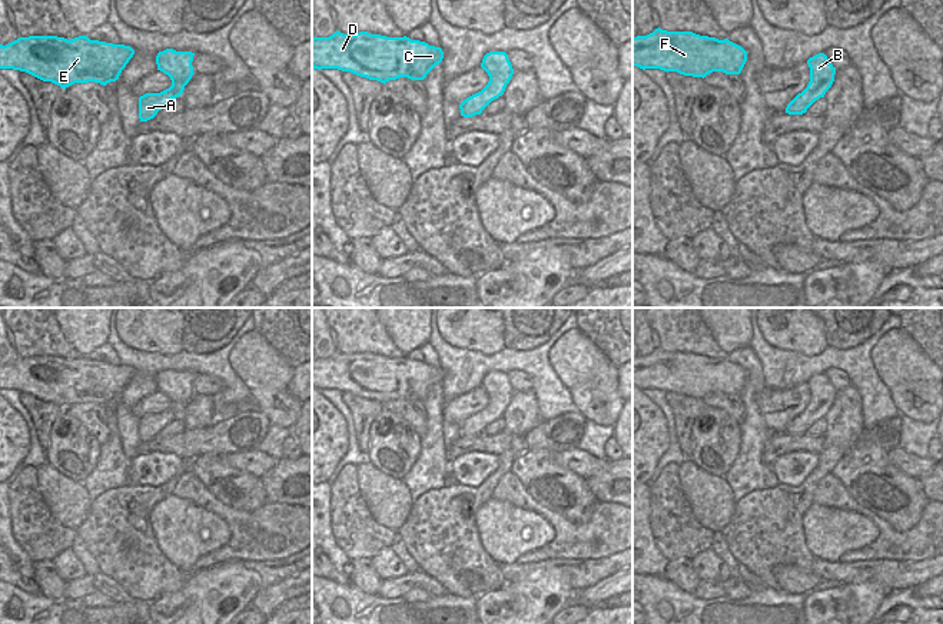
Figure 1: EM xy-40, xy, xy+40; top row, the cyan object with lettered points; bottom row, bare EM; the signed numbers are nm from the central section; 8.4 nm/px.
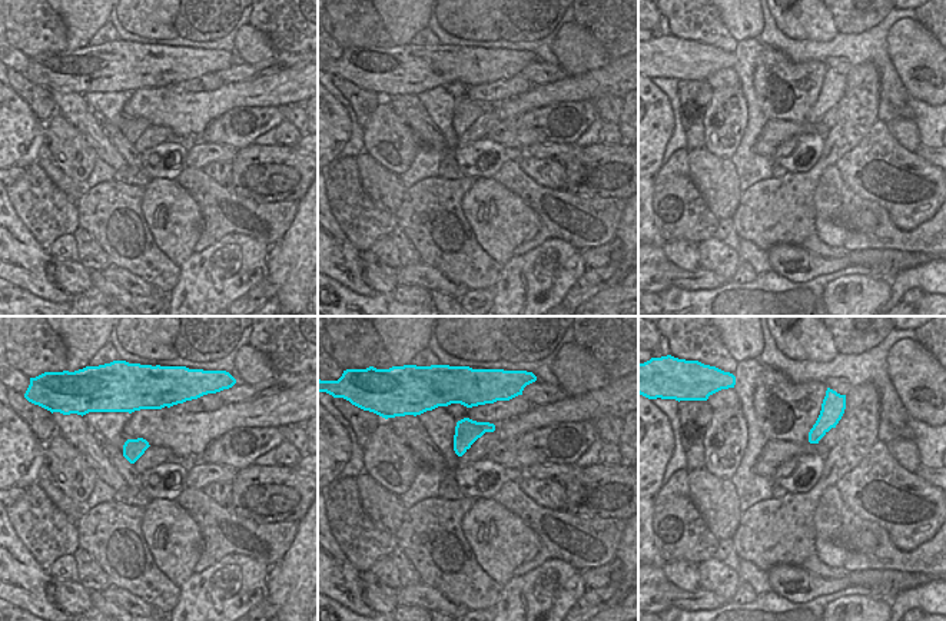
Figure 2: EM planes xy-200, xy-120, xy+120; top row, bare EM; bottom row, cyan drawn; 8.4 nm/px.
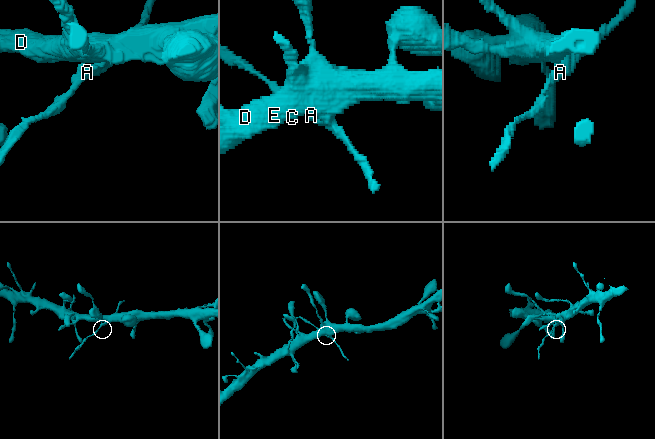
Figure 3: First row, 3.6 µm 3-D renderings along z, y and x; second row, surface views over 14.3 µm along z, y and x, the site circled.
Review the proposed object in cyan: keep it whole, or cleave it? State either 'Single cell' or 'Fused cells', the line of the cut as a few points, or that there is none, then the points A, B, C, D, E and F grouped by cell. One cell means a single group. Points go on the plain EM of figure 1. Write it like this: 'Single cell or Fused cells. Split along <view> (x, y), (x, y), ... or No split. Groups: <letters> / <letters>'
Fused cells. Split along xy+40 (814, 395), (816, 411), (813, 422). Groups: A / B C D E F

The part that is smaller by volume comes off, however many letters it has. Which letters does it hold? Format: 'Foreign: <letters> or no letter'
Foreign: A

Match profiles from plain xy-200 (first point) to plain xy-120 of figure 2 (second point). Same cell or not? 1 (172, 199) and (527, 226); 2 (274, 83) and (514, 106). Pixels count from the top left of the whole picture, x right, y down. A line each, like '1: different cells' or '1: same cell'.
1: same cell
2: same cell

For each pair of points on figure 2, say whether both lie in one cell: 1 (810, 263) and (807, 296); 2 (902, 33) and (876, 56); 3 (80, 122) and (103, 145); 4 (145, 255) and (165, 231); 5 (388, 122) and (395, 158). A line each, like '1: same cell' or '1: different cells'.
1: different cells
2: different cells
3: same cell
4: different cells
5: same cell

